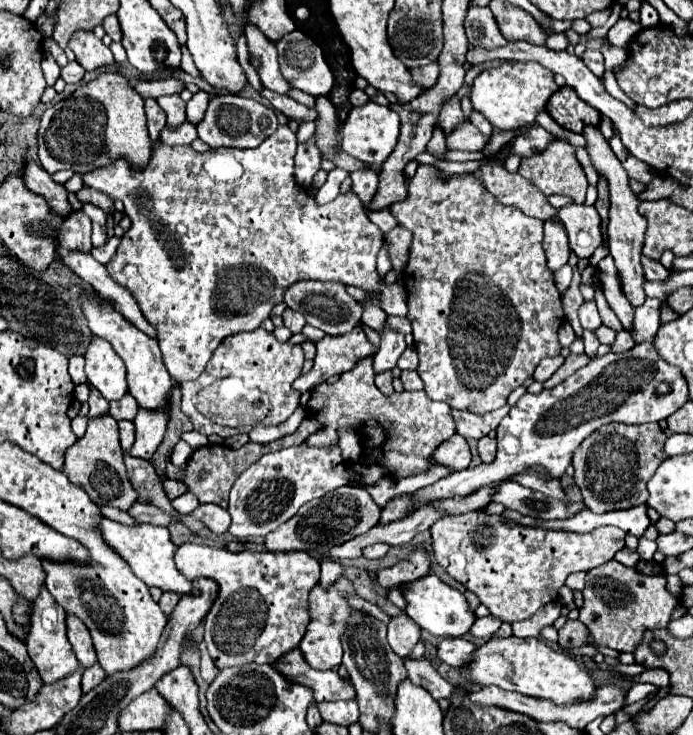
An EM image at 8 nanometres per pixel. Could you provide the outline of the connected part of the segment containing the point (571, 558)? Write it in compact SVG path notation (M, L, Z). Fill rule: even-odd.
M469 511L463 515L445 515L433 527L429 527L433 537L435 561L469 591L473 591L479 601L501 621L513 623L529 619L539 607L557 599L559 587L565 585L565 579L575 571L591 571L607 561L625 547L625 531L617 527L599 527L589 533L569 533L555 531L545 527L527 527L513 521L505 521L497 515L487 515L483 511Z

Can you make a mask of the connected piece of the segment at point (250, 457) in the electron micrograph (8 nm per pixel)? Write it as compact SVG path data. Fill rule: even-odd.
M305 417L301 421L301 425L297 427L295 433L283 437L283 439L277 439L277 441L271 441L267 445L261 445L261 443L247 443L243 445L241 449L231 449L227 445L207 445L207 447L201 447L197 449L191 459L187 461L187 475L185 475L185 483L189 487L191 493L195 493L199 497L199 503L215 503L223 509L227 509L227 501L229 501L229 491L237 479L237 475L241 475L241 471L245 471L245 467L253 465L257 459L261 459L261 455L265 453L271 453L271 451L277 451L277 449L283 449L283 447L293 447L293 445L301 445L309 435L317 433L321 429L321 423L317 423L317 419L313 417Z

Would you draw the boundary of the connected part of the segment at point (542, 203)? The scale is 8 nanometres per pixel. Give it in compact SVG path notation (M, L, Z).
M483 163L475 173L481 179L483 187L497 197L503 205L519 207L525 215L547 221L557 217L557 209L553 209L547 197L525 177L519 173L509 173L501 163Z

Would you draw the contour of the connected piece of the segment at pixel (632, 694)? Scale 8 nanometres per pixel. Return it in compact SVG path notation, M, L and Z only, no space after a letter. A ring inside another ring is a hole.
M635 683L625 697L625 706L646 698L660 688L650 683Z

